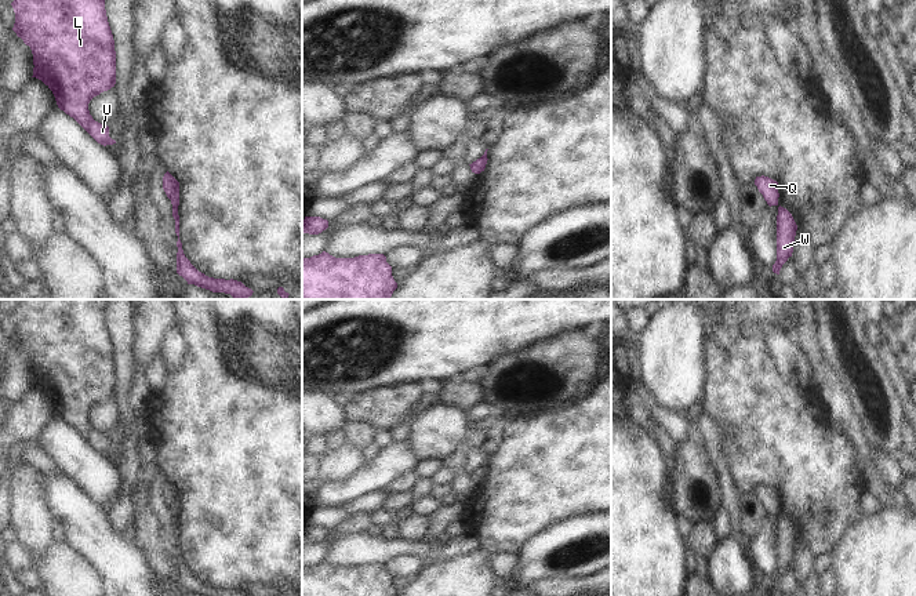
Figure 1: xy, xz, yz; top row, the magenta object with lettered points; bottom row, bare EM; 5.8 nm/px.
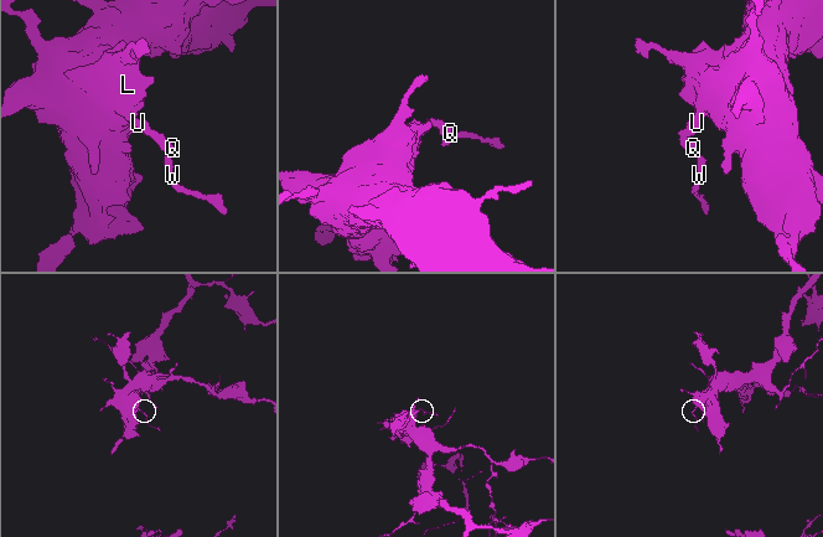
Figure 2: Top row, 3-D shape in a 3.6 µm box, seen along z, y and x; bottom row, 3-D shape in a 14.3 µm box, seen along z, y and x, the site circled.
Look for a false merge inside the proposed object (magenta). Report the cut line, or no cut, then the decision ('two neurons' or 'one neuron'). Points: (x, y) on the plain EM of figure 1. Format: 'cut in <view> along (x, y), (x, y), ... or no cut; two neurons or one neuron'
cut in xy along (173, 513), (177, 515); two neurons

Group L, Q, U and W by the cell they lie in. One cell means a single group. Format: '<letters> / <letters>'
L Q U / W

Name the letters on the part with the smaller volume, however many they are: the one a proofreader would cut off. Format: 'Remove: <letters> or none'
Remove: W

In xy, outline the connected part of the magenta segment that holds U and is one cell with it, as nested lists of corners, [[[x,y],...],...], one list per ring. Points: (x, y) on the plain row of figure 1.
[[[19,299],[11,312],[15,321],[12,339],[30,356],[33,385],[41,389],[54,403],[57,414],[73,426],[98,453],[116,453],[109,446],[109,436],[95,430],[88,419],[90,410],[116,393],[114,349],[105,319],[106,299]]]

